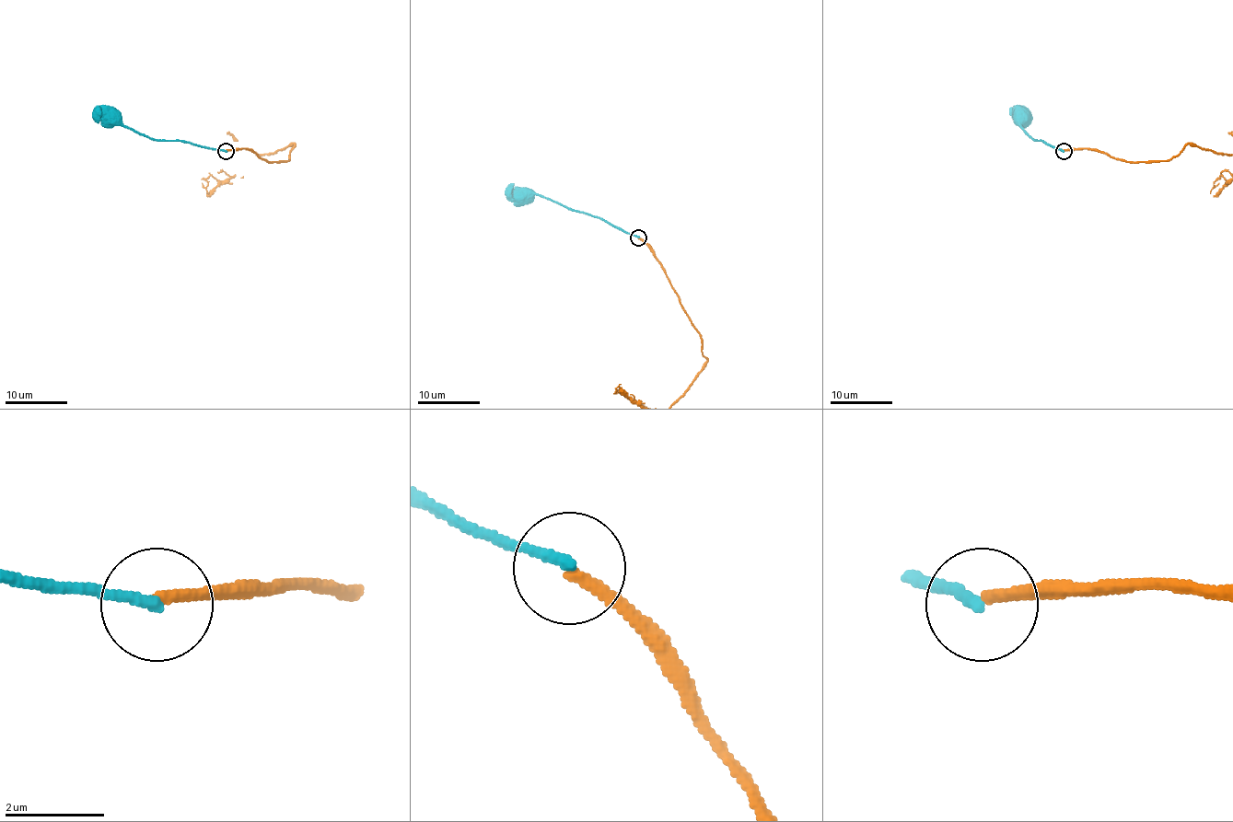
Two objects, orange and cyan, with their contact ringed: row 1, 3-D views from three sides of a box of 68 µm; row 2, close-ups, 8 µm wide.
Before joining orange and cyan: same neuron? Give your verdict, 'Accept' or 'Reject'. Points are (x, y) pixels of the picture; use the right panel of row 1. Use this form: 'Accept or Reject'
Reject

